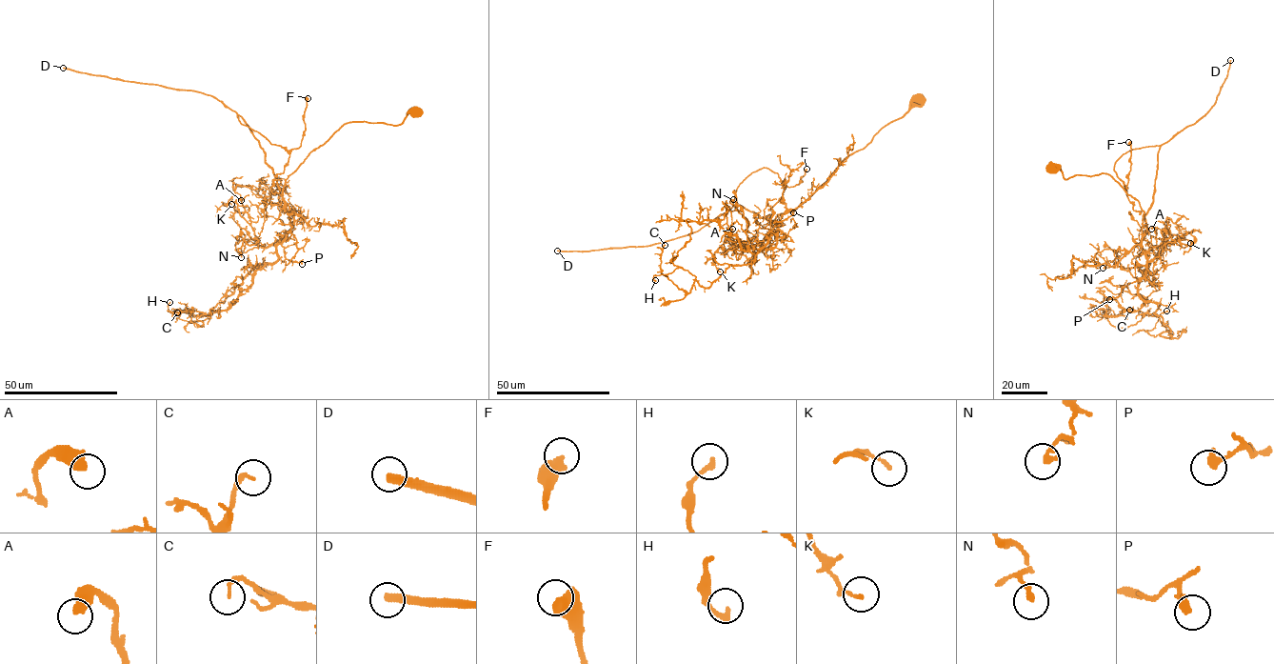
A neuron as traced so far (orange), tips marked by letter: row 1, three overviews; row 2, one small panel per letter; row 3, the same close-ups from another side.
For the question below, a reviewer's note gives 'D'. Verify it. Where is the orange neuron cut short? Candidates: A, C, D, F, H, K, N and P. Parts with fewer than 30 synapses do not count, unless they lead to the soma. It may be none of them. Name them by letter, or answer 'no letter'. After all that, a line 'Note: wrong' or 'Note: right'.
D
Note: right

